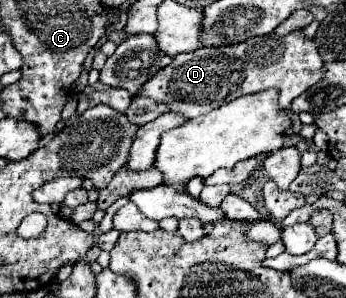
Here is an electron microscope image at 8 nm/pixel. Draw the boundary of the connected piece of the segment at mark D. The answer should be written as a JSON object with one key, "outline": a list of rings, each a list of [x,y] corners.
{"outline":[[[301,31],[289,33],[285,37],[271,33],[237,45],[203,47],[191,53],[175,55],[167,67],[159,69],[147,83],[143,83],[137,95],[165,103],[169,113],[177,113],[187,119],[209,113],[211,109],[241,95],[251,95],[265,89],[277,89],[279,109],[289,109],[295,97],[313,87],[323,77],[321,69],[323,61],[315,43],[305,39]]]}

